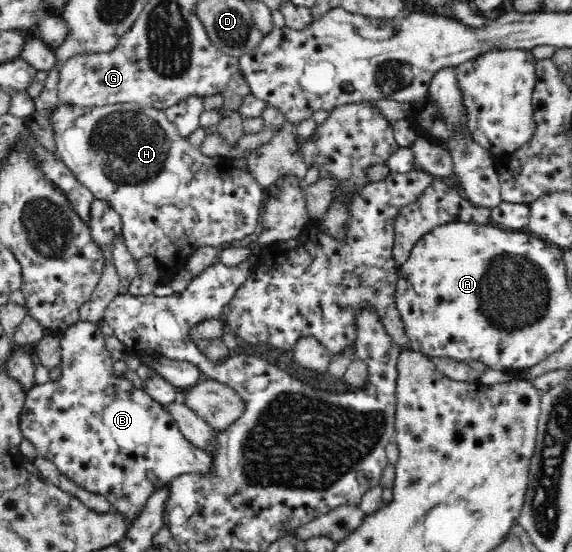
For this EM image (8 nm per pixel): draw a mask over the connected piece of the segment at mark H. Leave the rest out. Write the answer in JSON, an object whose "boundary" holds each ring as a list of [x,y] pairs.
{"boundary":[[[117,103],[104,107],[76,107],[59,104],[54,109],[46,109],[50,121],[54,127],[54,137],[56,154],[66,164],[66,167],[74,174],[74,177],[80,181],[84,187],[88,188],[95,199],[102,200],[114,208],[120,216],[120,226],[122,226],[122,238],[124,245],[128,249],[130,255],[136,260],[138,277],[130,281],[128,294],[134,296],[151,295],[154,291],[170,282],[170,279],[178,271],[184,269],[186,262],[189,261],[193,254],[200,247],[222,247],[245,242],[250,238],[254,238],[259,231],[261,210],[264,209],[264,202],[267,200],[266,190],[258,184],[253,174],[246,173],[242,169],[235,167],[230,158],[214,156],[208,157],[204,155],[198,147],[194,147],[186,138],[180,135],[178,128],[166,117],[164,110],[159,110],[150,106],[142,106],[138,103]]]}

